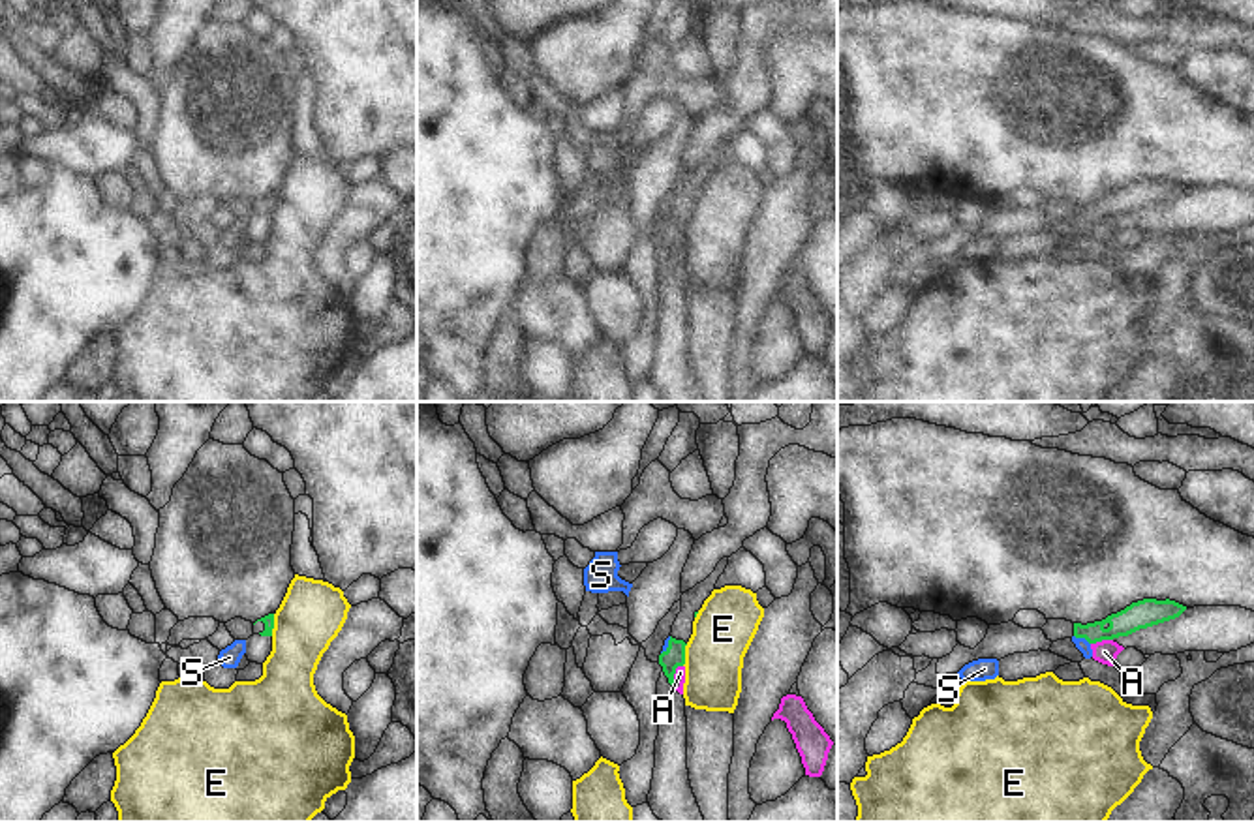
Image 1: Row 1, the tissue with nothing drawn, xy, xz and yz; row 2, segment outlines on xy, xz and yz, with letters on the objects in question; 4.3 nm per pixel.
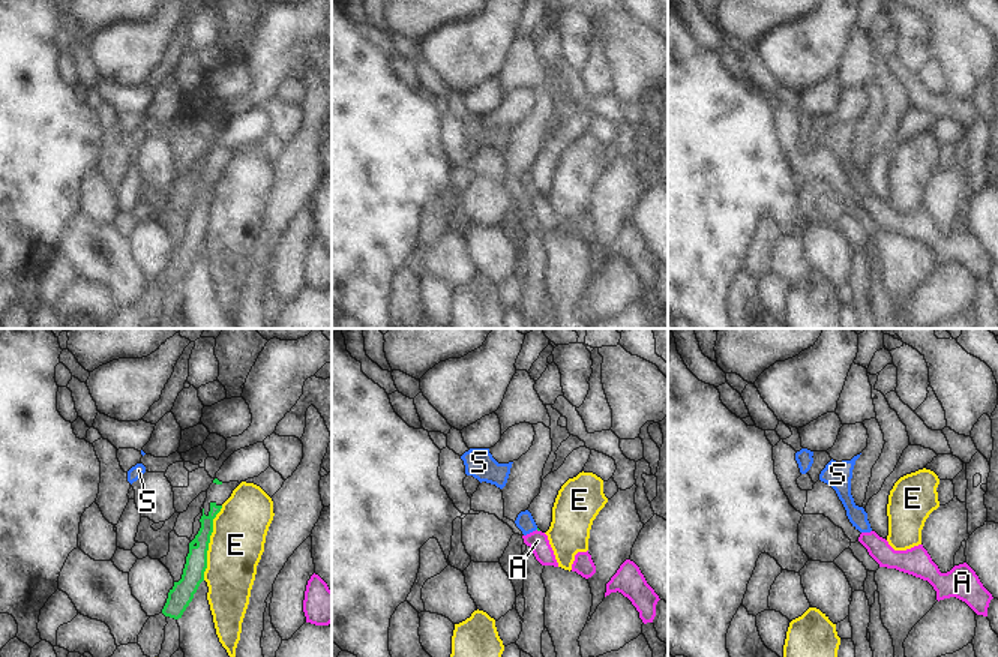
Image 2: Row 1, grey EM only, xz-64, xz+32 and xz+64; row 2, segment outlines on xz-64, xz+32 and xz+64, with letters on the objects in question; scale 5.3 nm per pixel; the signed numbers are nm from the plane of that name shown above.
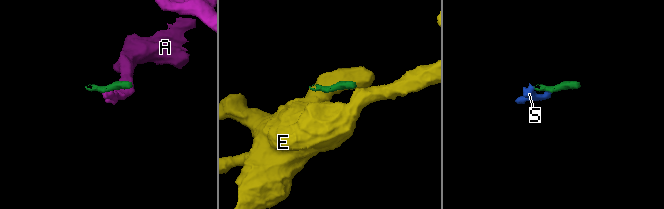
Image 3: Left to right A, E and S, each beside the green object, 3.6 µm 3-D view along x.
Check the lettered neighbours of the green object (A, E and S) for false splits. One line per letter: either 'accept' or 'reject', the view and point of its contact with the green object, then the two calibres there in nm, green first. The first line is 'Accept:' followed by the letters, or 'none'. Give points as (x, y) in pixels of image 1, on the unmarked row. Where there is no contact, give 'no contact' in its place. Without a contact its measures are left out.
Accept: S
A: reject | xz (674, 252) | 90/50 nm
E: reject | xy (273, 205) | 50/280 nm
S: accept | yz (1082, 216) | 120/60 nm

